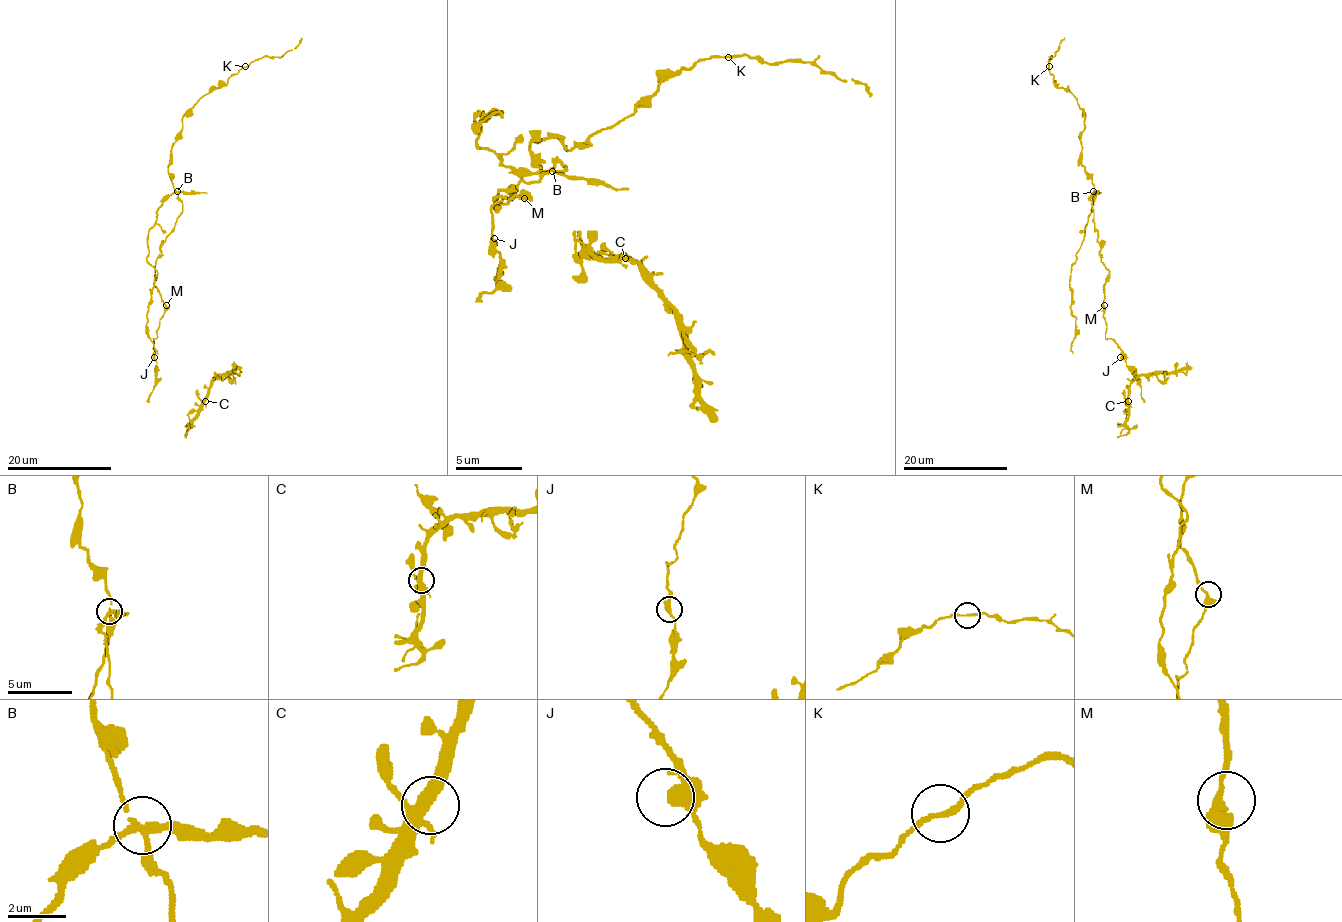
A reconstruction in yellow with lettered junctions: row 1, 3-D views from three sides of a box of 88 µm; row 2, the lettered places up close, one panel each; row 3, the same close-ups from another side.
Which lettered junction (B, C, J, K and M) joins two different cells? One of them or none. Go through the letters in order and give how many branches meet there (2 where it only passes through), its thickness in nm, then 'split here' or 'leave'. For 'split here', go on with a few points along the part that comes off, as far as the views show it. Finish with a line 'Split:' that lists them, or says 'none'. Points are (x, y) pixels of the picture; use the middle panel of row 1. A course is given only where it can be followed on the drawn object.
B: 4 branches meet; 190 nm thick; split here; foreign part runs (551, 171), (507, 168), (477, 145), (474, 128), (501, 111), (474, 118), (477, 125), (494, 111), (504, 118)
C: 4 branches meet; 360 nm thick; leave
J: 3 branches meet; 260 nm thick; leave
K: 2 branches meet; 190 nm thick; leave
M: 3 branches meet; 280 nm thick; leave
Split: B

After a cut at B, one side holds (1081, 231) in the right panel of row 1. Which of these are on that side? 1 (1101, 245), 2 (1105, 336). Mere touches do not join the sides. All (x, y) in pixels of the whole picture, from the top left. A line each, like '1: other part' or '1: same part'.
1: other part
2: other part

